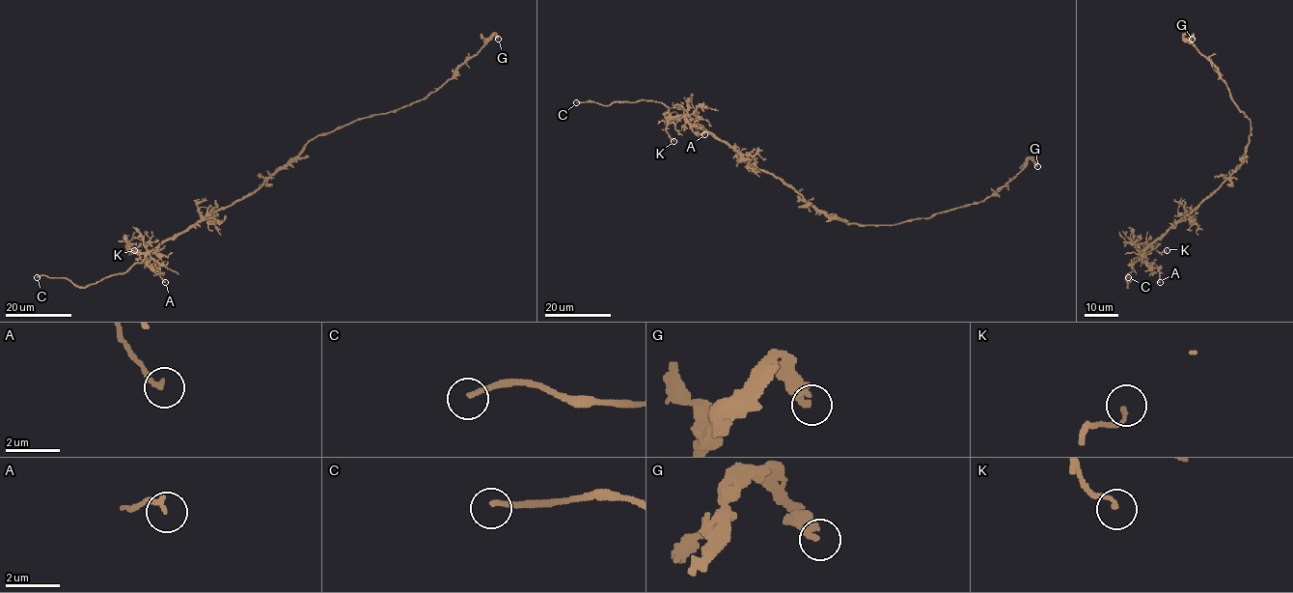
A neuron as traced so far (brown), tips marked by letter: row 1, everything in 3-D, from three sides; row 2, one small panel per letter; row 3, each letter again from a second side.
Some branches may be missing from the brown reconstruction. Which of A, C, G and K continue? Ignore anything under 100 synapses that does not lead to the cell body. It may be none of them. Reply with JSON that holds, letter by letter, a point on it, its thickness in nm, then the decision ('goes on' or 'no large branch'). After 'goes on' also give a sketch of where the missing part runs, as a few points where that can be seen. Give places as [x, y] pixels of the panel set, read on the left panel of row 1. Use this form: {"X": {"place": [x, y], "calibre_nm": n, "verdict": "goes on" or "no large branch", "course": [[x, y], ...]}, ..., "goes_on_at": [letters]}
{"A": {"place": [165, 282], "calibre_nm": 180, "verdict": "no large branch"}, "C": {"place": [37, 277], "calibre_nm": 170, "verdict": "goes on"}, "G": {"place": [498, 39], "calibre_nm": 320, "verdict": "no large branch"}, "K": {"place": [134, 250], "calibre_nm": 140, "verdict": "no large branch"}, "goes_on_at": ["C"]}

